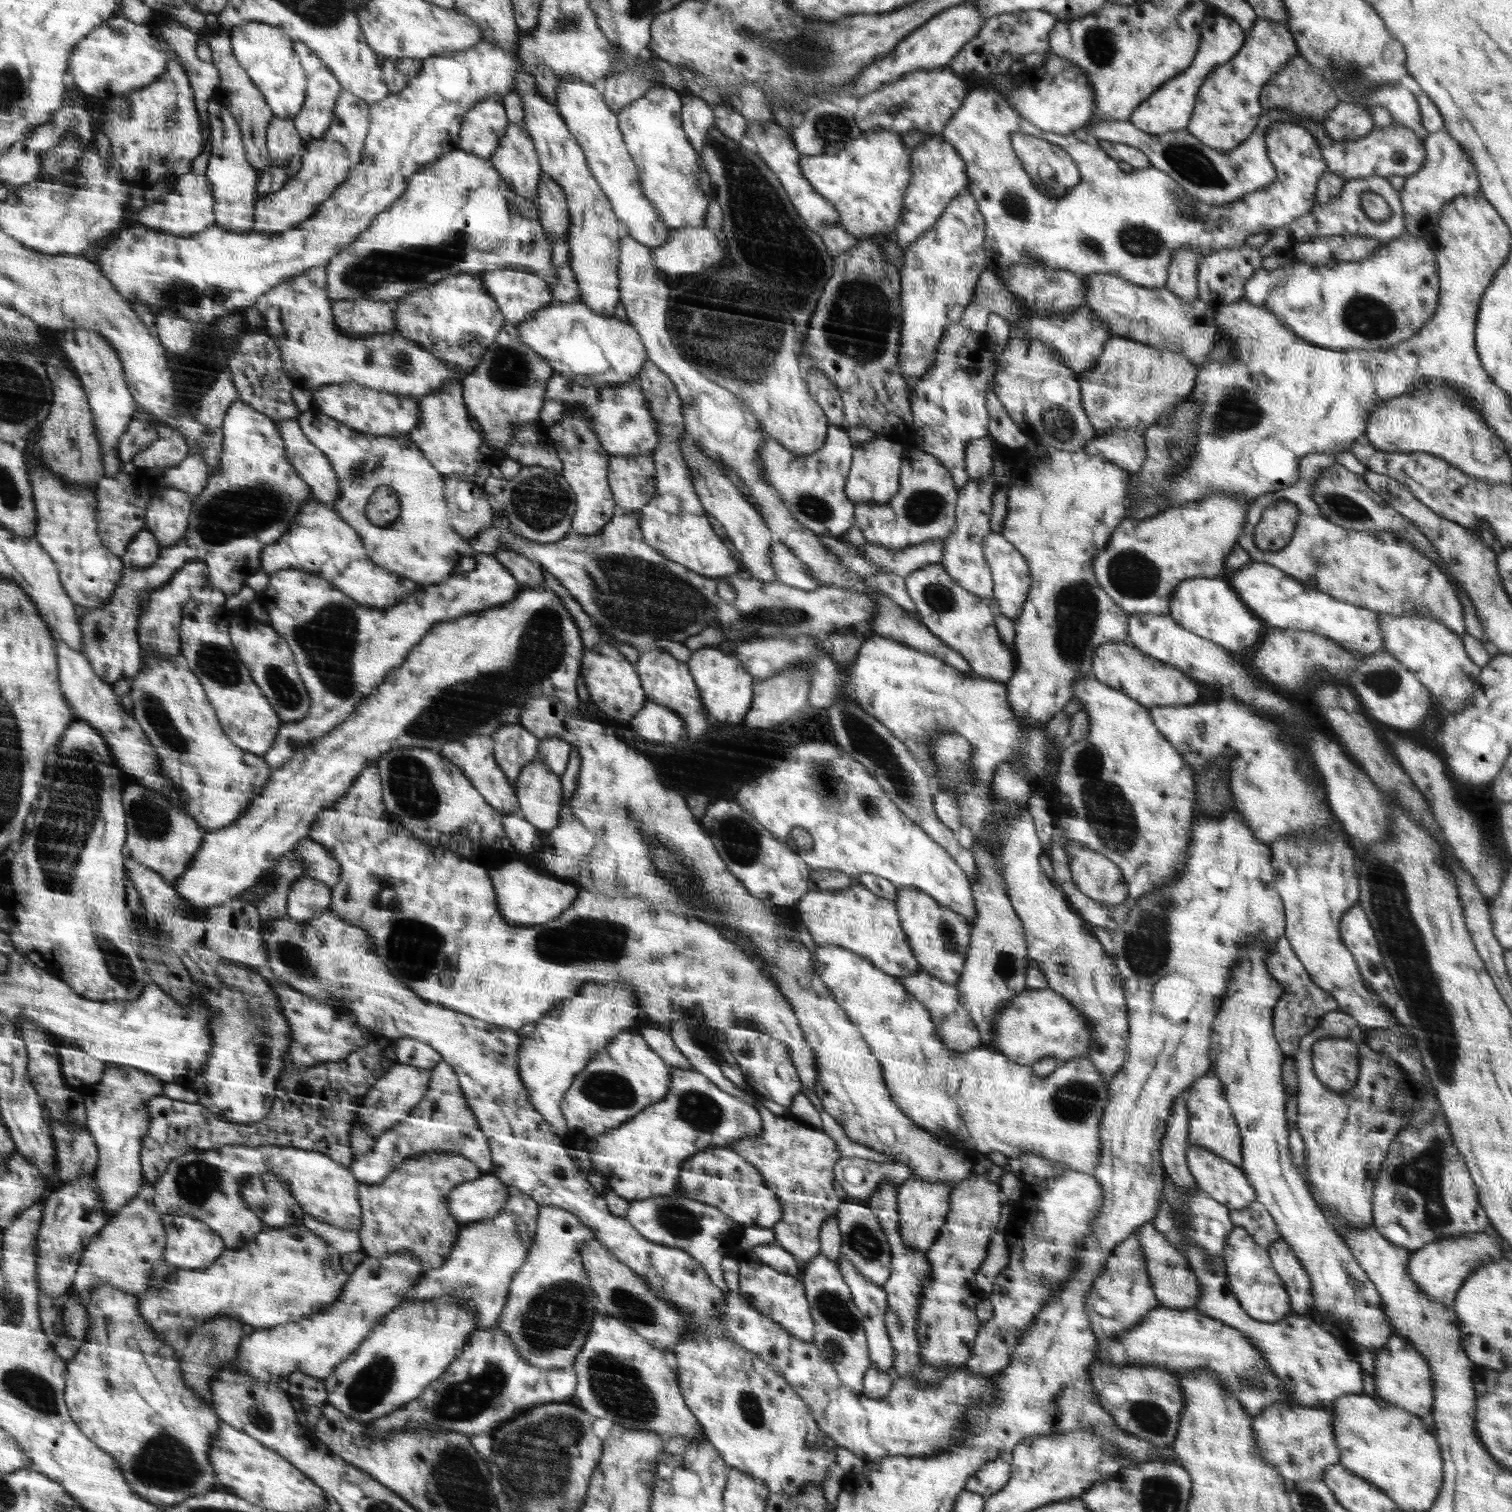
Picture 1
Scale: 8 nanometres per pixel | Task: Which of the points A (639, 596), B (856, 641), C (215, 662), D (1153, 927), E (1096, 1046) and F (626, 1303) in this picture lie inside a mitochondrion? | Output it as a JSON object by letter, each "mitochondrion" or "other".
{"A":"mitochondrion","B":"other","C":"mitochondrion","D":"mitochondrion","E":"other","F":"mitochondrion"}

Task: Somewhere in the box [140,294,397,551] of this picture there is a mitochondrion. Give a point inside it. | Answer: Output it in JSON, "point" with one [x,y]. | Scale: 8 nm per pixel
{"point":[361,469]}

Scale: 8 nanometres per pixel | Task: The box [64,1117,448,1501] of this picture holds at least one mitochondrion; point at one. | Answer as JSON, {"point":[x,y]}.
{"point":[164,1460]}

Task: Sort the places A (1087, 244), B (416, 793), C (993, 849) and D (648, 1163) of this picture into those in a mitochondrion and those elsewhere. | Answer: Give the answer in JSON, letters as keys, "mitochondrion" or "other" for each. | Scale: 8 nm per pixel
{"A":"mitochondrion","B":"mitochondrion","C":"other","D":"other"}

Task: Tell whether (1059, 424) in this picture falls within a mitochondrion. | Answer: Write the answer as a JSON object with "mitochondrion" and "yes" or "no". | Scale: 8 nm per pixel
{"mitochondrion":"yes"}

